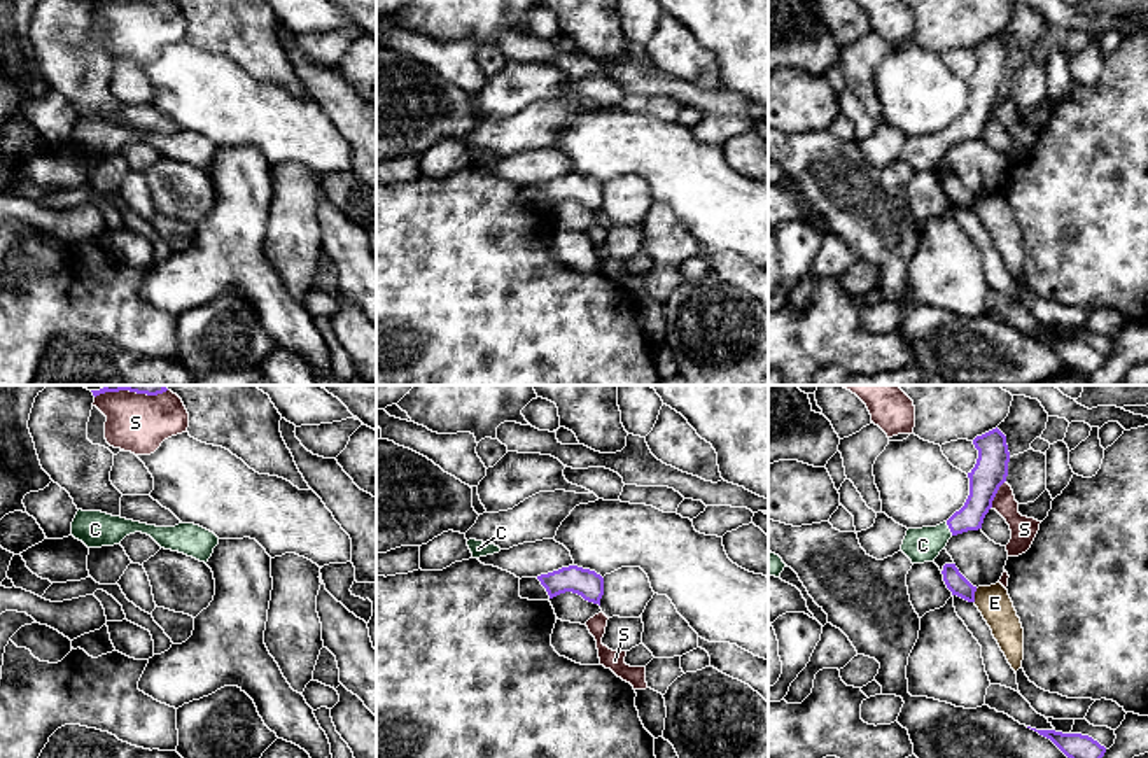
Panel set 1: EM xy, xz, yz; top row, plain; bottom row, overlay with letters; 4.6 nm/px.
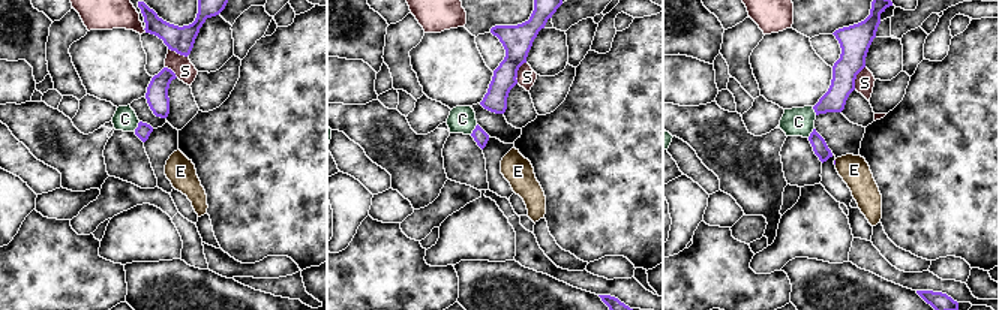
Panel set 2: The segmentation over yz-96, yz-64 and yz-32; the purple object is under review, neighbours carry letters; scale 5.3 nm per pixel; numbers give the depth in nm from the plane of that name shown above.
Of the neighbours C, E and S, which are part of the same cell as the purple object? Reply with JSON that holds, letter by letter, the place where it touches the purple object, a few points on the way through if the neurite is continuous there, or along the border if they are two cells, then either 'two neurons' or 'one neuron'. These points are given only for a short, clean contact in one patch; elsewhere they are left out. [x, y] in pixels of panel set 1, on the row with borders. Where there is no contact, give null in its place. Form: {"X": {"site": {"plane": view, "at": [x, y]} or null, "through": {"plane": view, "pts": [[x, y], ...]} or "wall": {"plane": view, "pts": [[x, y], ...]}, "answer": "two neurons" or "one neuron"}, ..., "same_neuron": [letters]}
{"C": {"site": {"plane": "yz", "at": [949, 527]}, "through": {"plane": "yz", "pts": [[984, 485], [980, 499], [949, 527], [923, 545]]}, "answer": "one neuron"}, "E": {"site": {"plane": "yz", "at": [973, 596]}, "answer": "two neurons"}, "S": {"site": {"plane": "yz", "at": [996, 492]}, "answer": "two neurons"}, "same_neuron": ["C"]}

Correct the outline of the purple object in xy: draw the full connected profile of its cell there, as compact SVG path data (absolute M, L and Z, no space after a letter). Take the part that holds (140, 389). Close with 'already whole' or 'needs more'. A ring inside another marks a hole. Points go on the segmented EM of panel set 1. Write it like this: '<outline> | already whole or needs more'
M105 385L103 389L91 390L91 392L96 397L96 396L105 394L105 392L119 392L119 390L158 396L158 394L166 392L168 389L164 385Z | already whole

